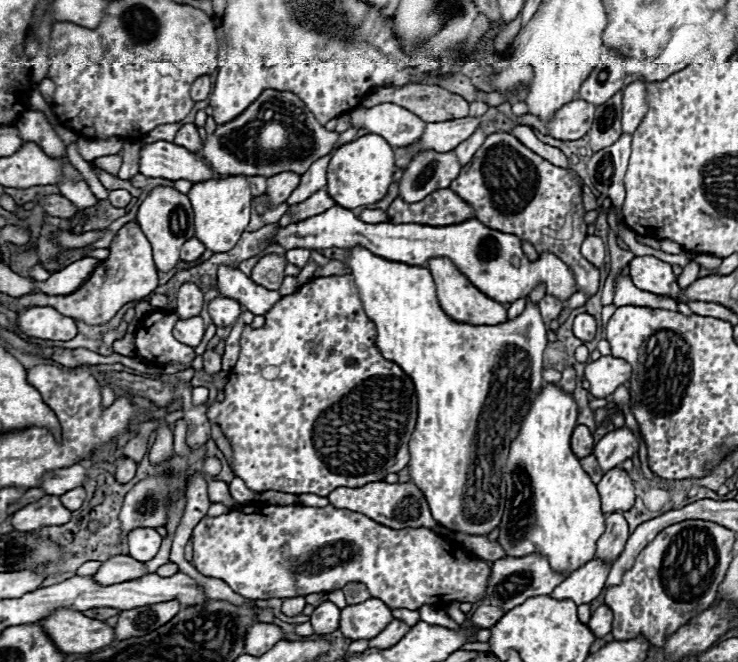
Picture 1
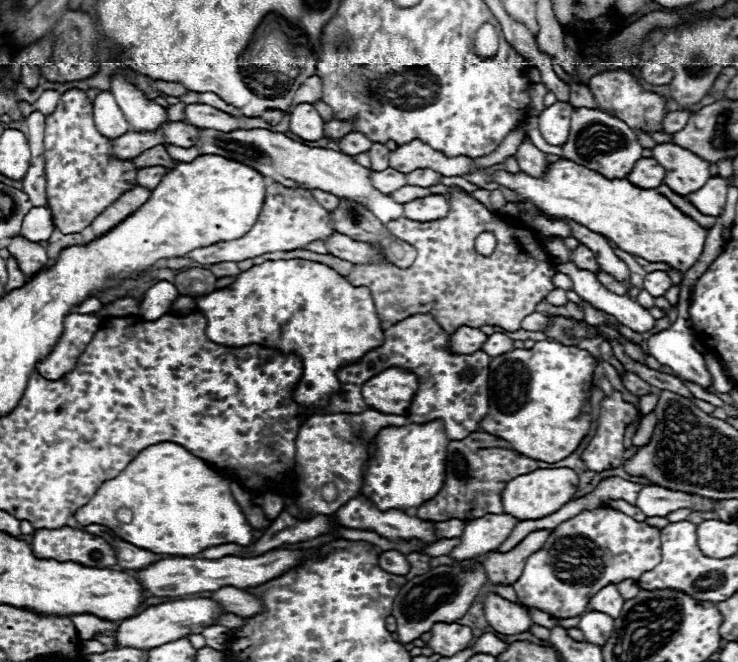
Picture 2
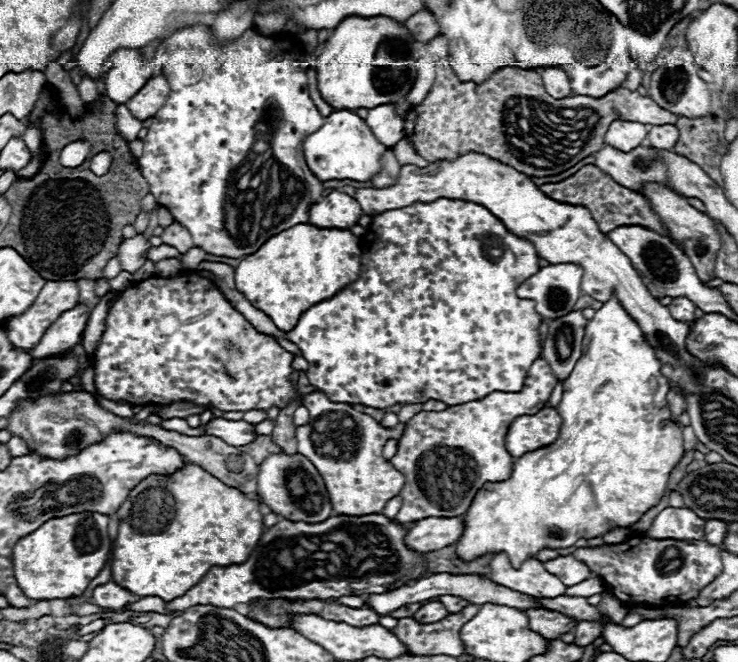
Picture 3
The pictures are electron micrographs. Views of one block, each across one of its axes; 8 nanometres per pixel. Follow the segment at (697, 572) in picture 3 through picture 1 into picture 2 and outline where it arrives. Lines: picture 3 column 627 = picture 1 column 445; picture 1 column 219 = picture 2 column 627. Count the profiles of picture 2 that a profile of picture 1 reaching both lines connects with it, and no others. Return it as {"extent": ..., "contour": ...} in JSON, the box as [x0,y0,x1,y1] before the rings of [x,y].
{"extent":[512,508,660,618],"contour":[[[598,508],[584,510],[578,516],[558,524],[548,536],[546,544],[526,560],[522,576],[512,584],[518,596],[518,602],[524,606],[538,608],[554,618],[576,618],[586,612],[590,596],[604,588],[610,582],[622,580],[638,580],[644,572],[654,568],[660,562],[660,530],[652,528],[644,522],[636,522],[634,518],[614,510],[614,508]]]}

